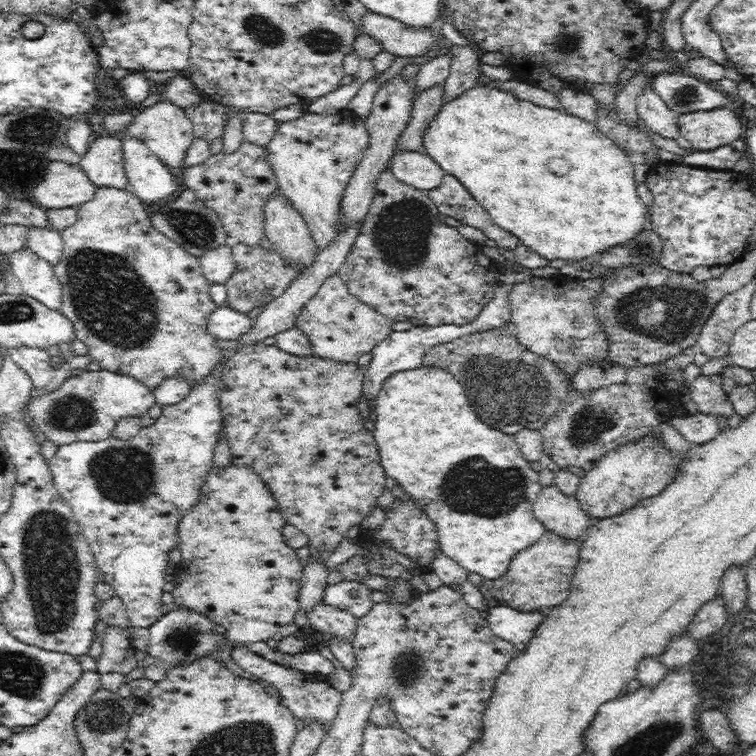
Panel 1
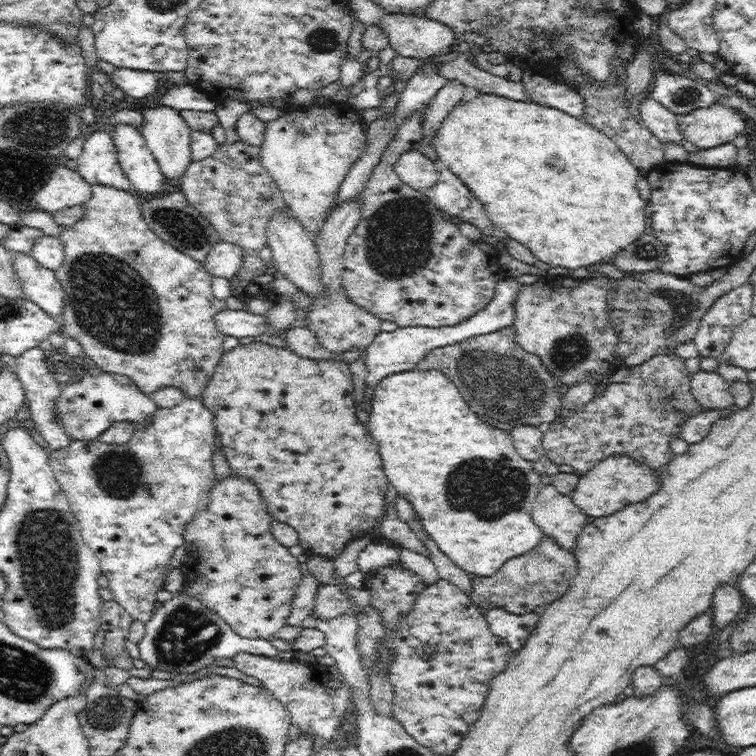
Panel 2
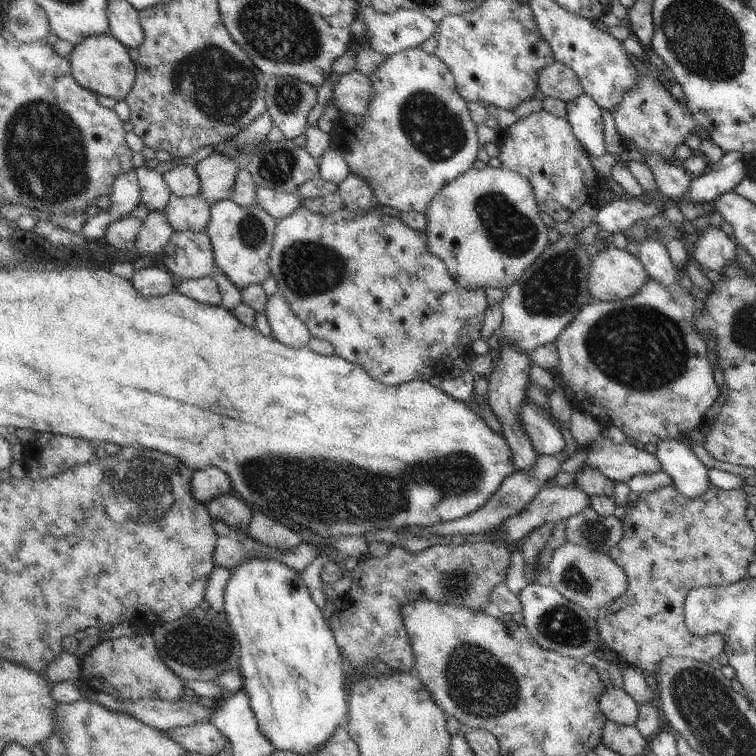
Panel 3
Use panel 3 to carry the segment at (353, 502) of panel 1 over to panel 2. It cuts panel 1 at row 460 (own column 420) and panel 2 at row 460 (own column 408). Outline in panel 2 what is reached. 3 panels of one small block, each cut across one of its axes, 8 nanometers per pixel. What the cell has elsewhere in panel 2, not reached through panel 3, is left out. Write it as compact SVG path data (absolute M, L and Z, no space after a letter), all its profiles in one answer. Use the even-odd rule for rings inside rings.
M251 342L247 345L237 345L229 351L225 351L220 358L210 382L201 392L204 407L214 413L214 425L216 425L217 448L224 452L226 461L230 463L232 475L250 479L252 483L258 485L260 494L266 504L268 513L273 519L288 524L296 530L300 538L300 546L304 550L306 557L313 555L324 556L333 559L340 556L341 552L352 541L363 538L366 534L374 532L377 521L386 518L386 489L389 480L384 472L382 459L379 453L378 441L369 433L367 425L360 423L354 407L354 395L352 392L352 373L348 369L348 363L336 360L314 360L302 358L293 350L287 347L276 347L264 342Z

